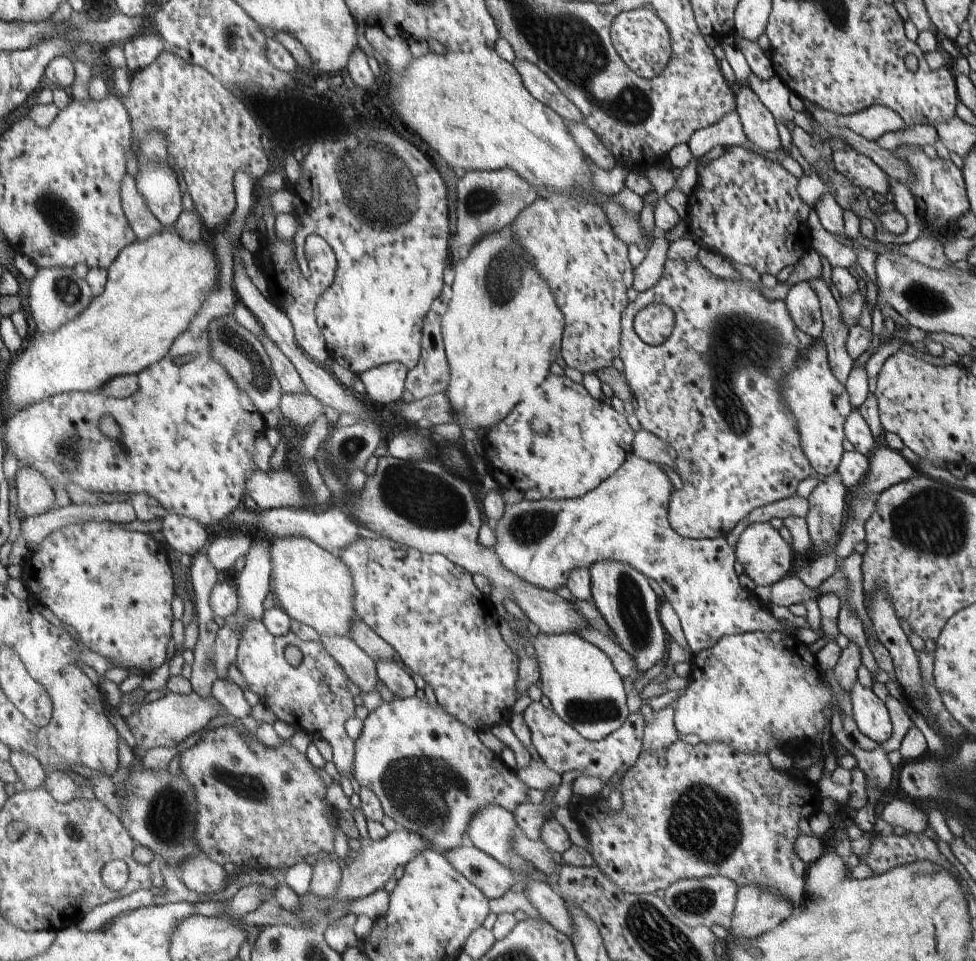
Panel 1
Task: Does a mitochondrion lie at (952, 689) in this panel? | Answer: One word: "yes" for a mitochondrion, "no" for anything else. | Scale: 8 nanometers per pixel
no

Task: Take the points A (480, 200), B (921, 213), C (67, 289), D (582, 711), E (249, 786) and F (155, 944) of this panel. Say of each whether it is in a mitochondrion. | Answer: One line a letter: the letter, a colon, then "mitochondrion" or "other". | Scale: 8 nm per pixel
A: mitochondrion
B: other
C: mitochondrion
D: mitochondrion
E: mitochondrion
F: other

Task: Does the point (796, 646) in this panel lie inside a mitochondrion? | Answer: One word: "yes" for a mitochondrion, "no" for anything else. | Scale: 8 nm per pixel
no

